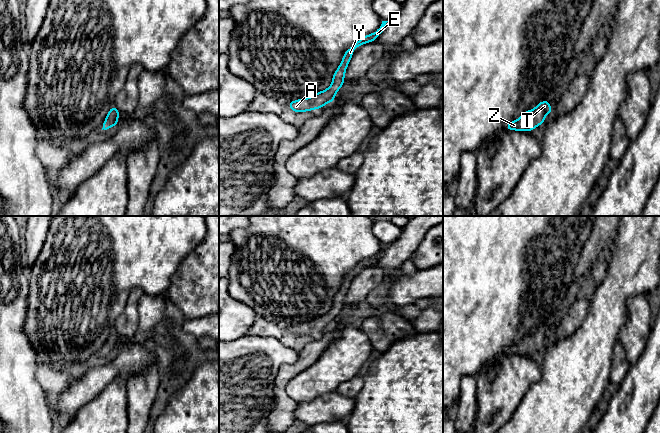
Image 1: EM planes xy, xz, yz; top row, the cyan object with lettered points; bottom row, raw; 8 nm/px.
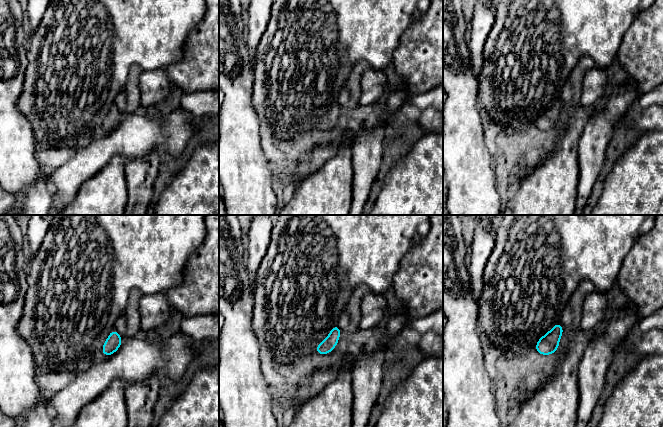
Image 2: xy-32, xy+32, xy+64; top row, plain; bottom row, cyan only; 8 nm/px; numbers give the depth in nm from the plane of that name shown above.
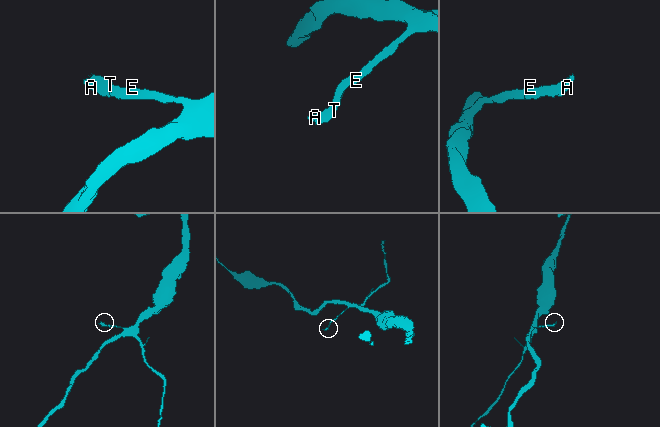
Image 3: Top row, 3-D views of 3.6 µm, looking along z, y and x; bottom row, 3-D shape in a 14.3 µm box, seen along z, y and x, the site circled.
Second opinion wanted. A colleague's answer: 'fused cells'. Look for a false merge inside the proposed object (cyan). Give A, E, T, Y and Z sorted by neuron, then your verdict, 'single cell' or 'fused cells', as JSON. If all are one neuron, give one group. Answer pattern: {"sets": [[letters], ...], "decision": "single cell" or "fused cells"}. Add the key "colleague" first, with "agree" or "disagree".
{"colleague": "disagree", "sets": [["A", "E", "T", "Y", "Z"]], "decision": "single cell"}

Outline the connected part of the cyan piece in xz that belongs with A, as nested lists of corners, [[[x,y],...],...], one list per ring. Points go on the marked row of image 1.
[[[382,21],[382,24],[379,29],[374,33],[365,35],[360,38],[354,46],[348,48],[343,56],[341,63],[339,64],[338,69],[333,74],[332,85],[321,92],[316,93],[314,96],[309,98],[303,98],[296,101],[291,100],[288,103],[289,108],[292,112],[305,112],[312,111],[313,109],[320,109],[326,103],[333,103],[335,94],[339,91],[340,87],[345,84],[344,75],[347,69],[347,66],[353,56],[354,50],[364,44],[367,44],[372,41],[376,41],[379,35],[383,32],[384,27],[388,21]]]

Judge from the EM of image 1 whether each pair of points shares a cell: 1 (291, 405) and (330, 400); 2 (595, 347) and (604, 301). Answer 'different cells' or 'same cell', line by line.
1: different cells
2: same cell

